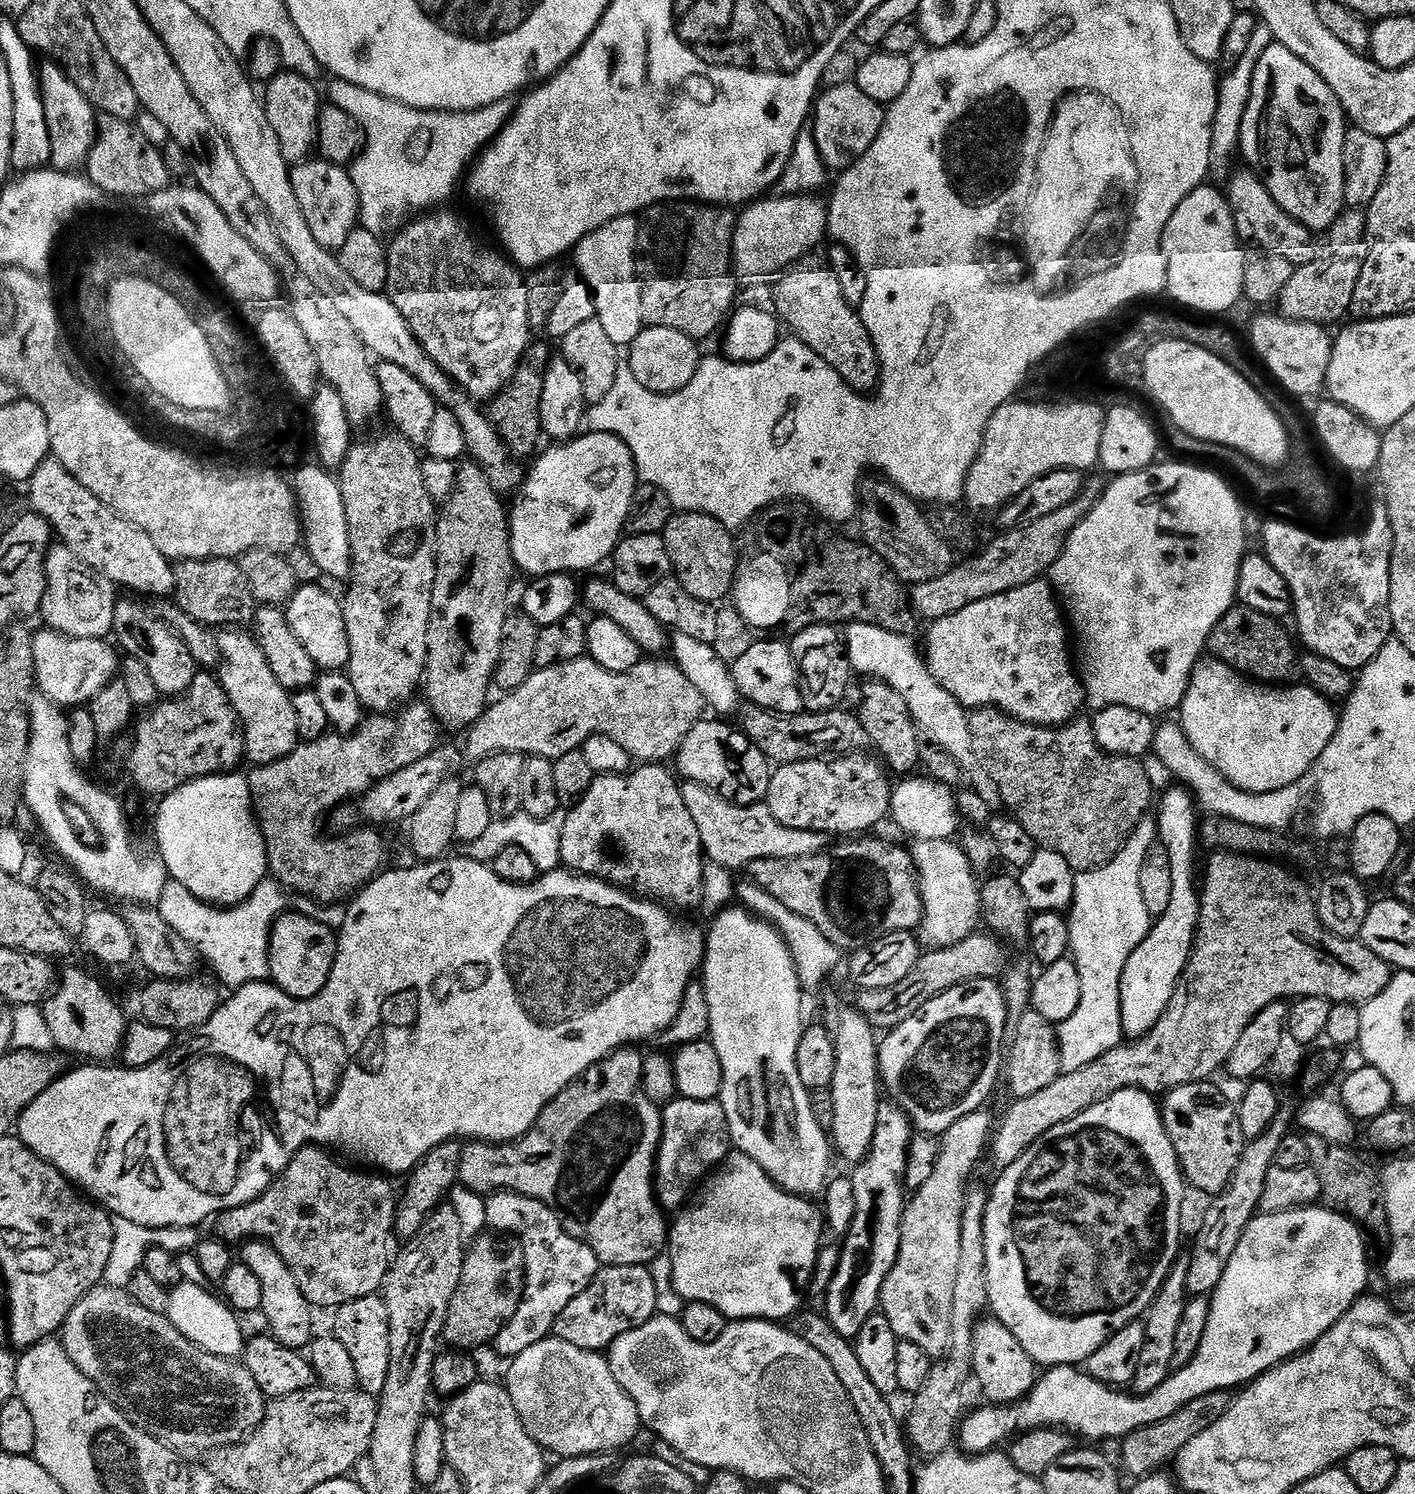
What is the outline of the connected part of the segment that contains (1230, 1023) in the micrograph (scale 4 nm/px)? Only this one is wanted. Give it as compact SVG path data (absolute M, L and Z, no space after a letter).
M1216 850L1216 853L1208 860L1208 878L1204 882L1204 892L1202 888L1202 897L1200 899L1200 927L1196 934L1196 947L1192 949L1192 957L1188 960L1188 965L1183 976L1180 977L1180 985L1176 988L1176 993L1170 1002L1170 1006L1166 1010L1166 1014L1162 1014L1162 1018L1156 1023L1154 1030L1150 1030L1145 1036L1139 1037L1135 1042L1128 1042L1121 1047L1110 1050L1106 1054L1102 1054L1102 1058L1094 1058L1094 1062L1086 1062L1086 1066L1081 1066L1079 1070L1074 1070L1073 1072L1061 1071L1060 1076L1054 1078L1054 1082L1050 1082L1050 1086L1046 1086L1046 1090L1038 1090L1038 1094L1030 1094L1029 1096L1013 1099L1011 1101L1013 1104L1009 1106L1008 1114L1005 1116L1004 1122L1001 1126L999 1123L998 1129L995 1131L994 1137L990 1142L990 1160L992 1156L993 1162L998 1166L997 1169L1003 1170L1011 1166L1014 1162L1018 1162L1018 1158L1022 1158L1022 1154L1026 1154L1026 1150L1030 1150L1030 1146L1034 1146L1034 1142L1038 1142L1046 1133L1054 1130L1054 1126L1062 1126L1062 1122L1070 1122L1070 1118L1078 1118L1078 1114L1090 1110L1090 1106L1098 1106L1098 1102L1102 1102L1114 1094L1118 1094L1122 1090L1126 1090L1127 1088L1141 1088L1143 1092L1167 1094L1178 1086L1211 1081L1213 1079L1212 1075L1214 1075L1219 1068L1221 1071L1221 1069L1227 1065L1230 1054L1234 1054L1234 1048L1238 1046L1238 1040L1242 1038L1246 1026L1250 1026L1250 1022L1255 1016L1262 1014L1262 1010L1266 1010L1266 1006L1288 1002L1293 998L1302 996L1326 998L1332 1001L1333 1004L1355 1004L1357 1006L1363 1006L1371 1002L1374 998L1378 998L1378 994L1382 994L1382 990L1386 990L1386 986L1392 981L1394 975L1392 965L1386 963L1382 958L1378 958L1378 954L1374 954L1374 950L1370 950L1359 939L1353 938L1347 940L1341 936L1334 935L1333 932L1328 930L1322 921L1320 921L1318 900L1314 895L1313 889L1311 892L1294 873L1287 872L1283 866L1285 867L1283 863L1273 862L1268 858L1239 856L1236 852Z

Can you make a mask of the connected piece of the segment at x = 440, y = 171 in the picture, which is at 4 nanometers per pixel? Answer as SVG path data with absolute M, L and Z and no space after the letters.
M333 79L330 83L329 101L350 114L364 131L364 151L352 161L350 171L352 185L358 190L360 199L359 223L375 233L386 227L388 219L399 212L408 212L411 208L428 210L439 205L436 204L439 200L446 199L455 190L460 175L462 180L473 161L504 128L514 111L513 101L507 99L473 112L428 112L425 108L411 108L397 100L379 96L345 80Z

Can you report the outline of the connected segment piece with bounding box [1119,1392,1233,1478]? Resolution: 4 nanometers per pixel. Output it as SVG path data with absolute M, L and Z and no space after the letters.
M1215 1392L1214 1394L1202 1394L1202 1398L1194 1398L1187 1406L1182 1406L1178 1414L1170 1414L1170 1418L1162 1418L1162 1422L1154 1422L1150 1426L1142 1426L1142 1430L1134 1430L1130 1435L1123 1437L1120 1448L1119 1463L1124 1463L1123 1471L1129 1472L1132 1478L1143 1478L1159 1473L1161 1470L1175 1461L1176 1455L1184 1449L1188 1443L1198 1438L1202 1430L1210 1430L1222 1414L1228 1412L1232 1405L1233 1397L1228 1392Z

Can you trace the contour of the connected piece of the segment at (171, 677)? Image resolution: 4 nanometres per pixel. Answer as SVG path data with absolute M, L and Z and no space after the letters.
M121 599L116 605L115 639L120 639L119 647L133 656L135 663L143 667L145 673L154 678L159 695L164 698L179 698L187 693L198 671L195 658L190 654L186 642L173 632L167 620L156 616L143 604L143 599Z

